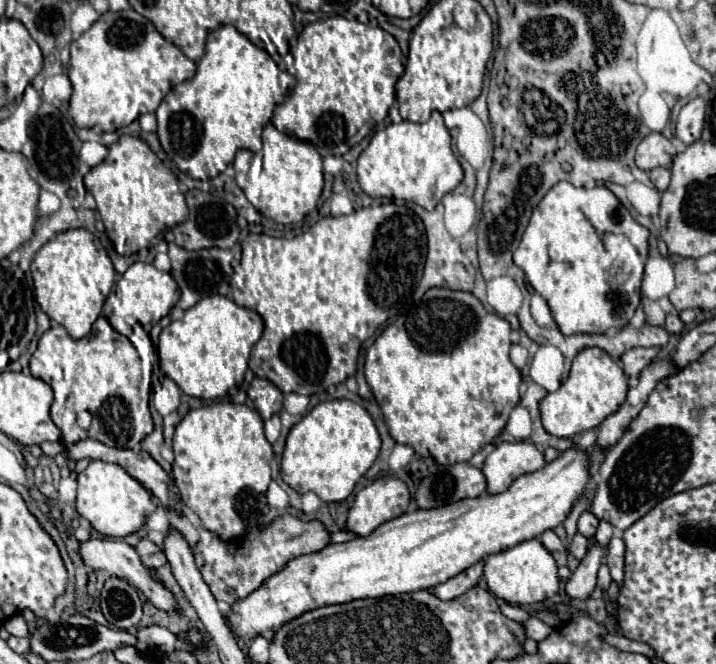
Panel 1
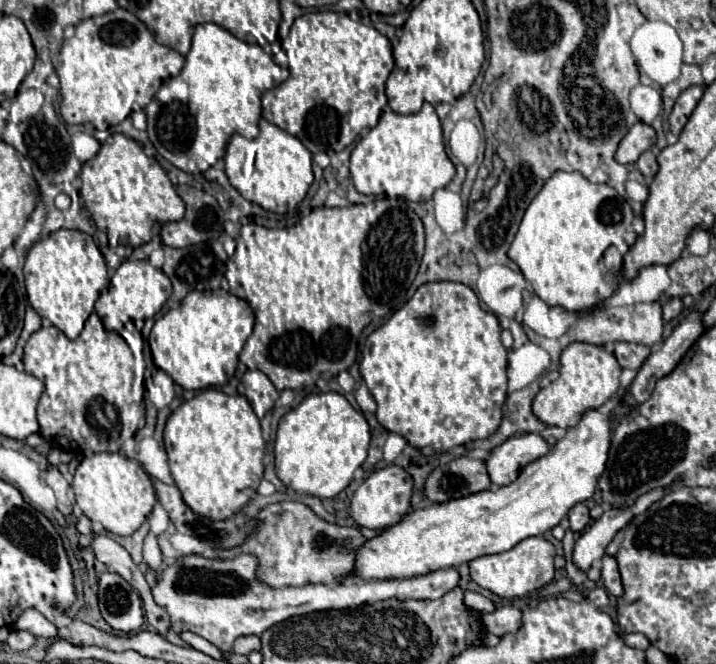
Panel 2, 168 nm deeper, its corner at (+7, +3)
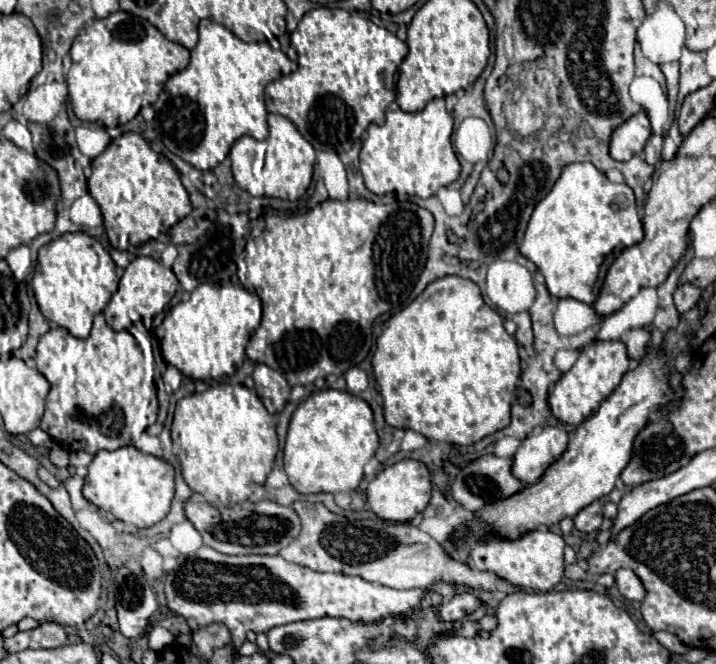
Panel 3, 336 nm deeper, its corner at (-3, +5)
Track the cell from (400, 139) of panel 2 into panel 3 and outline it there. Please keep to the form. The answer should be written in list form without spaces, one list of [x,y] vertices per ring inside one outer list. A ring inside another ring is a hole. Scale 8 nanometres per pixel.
[[[434,98],[420,112],[404,112],[400,108],[386,110],[386,124],[368,126],[368,136],[360,150],[360,172],[370,192],[384,196],[388,192],[410,194],[420,198],[434,196],[460,176],[460,164],[452,150],[452,116],[442,98]]]

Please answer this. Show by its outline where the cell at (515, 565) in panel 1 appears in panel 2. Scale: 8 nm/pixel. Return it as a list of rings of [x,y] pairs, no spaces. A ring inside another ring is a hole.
[[[540,536],[526,538],[508,552],[474,558],[470,562],[470,574],[472,574],[472,580],[480,588],[490,590],[496,596],[520,598],[520,596],[526,596],[526,594],[546,586],[554,578],[554,546]]]

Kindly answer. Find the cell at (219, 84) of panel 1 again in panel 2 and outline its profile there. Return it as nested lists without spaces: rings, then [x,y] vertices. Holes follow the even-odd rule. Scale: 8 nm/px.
[[[198,24],[182,72],[166,80],[154,100],[146,106],[148,138],[168,162],[188,174],[192,164],[196,164],[196,168],[202,162],[214,166],[216,160],[224,156],[224,146],[232,134],[240,134],[244,138],[258,136],[258,120],[262,116],[262,94],[274,88],[276,82],[284,82],[286,78],[288,70],[274,64],[272,56],[268,56],[258,44],[246,44],[218,24]]]

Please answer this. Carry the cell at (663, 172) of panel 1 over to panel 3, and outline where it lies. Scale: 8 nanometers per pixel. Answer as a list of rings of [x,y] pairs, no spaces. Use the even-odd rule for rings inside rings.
[[[652,134],[644,146],[644,160],[648,164],[656,164],[660,158],[660,150],[662,150],[662,136],[660,134]]]

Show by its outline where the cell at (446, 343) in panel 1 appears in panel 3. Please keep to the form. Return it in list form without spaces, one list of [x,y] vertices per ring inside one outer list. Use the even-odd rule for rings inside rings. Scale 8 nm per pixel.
[[[448,276],[448,278],[440,278],[436,282],[430,282],[426,286],[426,290],[410,304],[406,306],[402,312],[394,314],[382,328],[382,334],[376,340],[376,352],[372,356],[372,368],[374,368],[374,378],[380,386],[382,398],[384,398],[384,418],[390,426],[394,428],[410,428],[422,436],[426,436],[428,440],[436,440],[436,442],[450,442],[450,444],[474,444],[478,440],[482,440],[488,434],[494,434],[498,430],[502,430],[504,426],[510,424],[510,402],[514,398],[516,392],[516,380],[520,378],[520,356],[518,356],[518,342],[504,330],[502,324],[502,316],[492,310],[480,294],[480,288],[468,280],[468,278],[460,278],[460,276]]]

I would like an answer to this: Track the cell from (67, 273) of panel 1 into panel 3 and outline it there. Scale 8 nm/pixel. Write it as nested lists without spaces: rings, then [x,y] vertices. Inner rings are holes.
[[[84,232],[62,234],[58,240],[40,248],[32,288],[40,312],[48,320],[66,328],[76,338],[88,338],[92,318],[104,310],[118,288],[116,264],[96,238]]]

